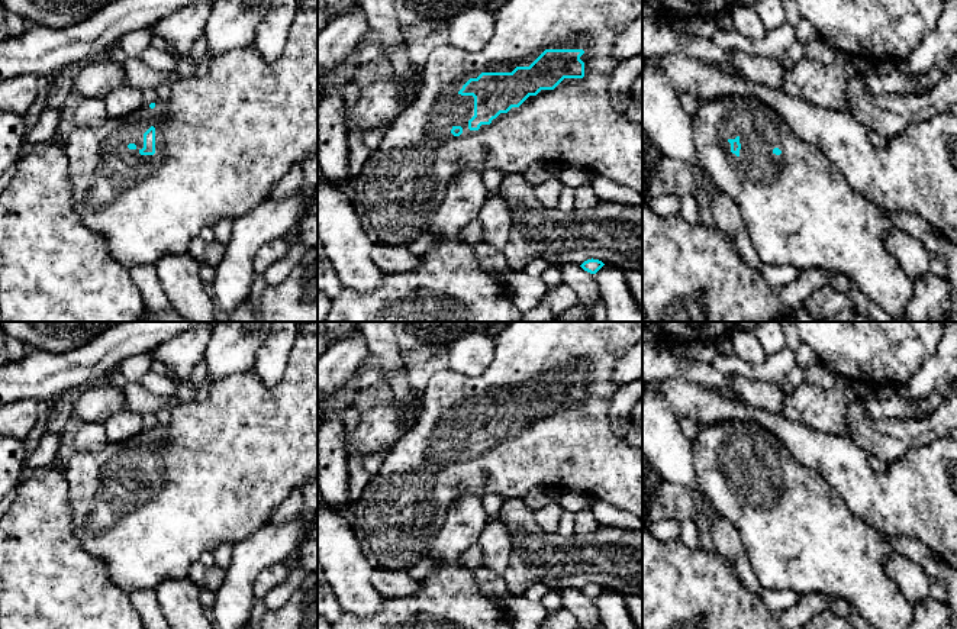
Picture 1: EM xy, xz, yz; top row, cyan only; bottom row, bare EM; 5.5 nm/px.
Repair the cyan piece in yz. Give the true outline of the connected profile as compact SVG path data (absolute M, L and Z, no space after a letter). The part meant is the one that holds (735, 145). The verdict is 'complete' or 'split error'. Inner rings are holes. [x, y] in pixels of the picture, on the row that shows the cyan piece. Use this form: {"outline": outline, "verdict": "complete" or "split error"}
{"outline": "M729 96L699 101L692 126L703 168L718 190L737 204L761 264L792 265L799 271L819 268L845 275L890 316L903 317L914 293L914 280L884 246L883 238L895 226L886 210L856 191L818 146L798 138L777 112L753 97Z", "verdict": "split error"}

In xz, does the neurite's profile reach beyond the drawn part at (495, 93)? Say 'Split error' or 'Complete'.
Split error

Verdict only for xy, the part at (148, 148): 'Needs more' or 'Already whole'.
Needs more

